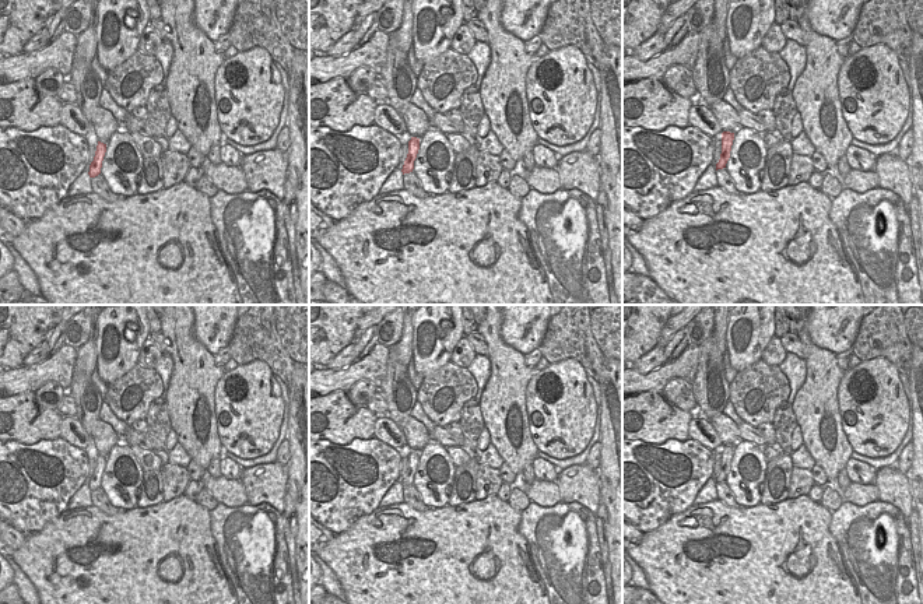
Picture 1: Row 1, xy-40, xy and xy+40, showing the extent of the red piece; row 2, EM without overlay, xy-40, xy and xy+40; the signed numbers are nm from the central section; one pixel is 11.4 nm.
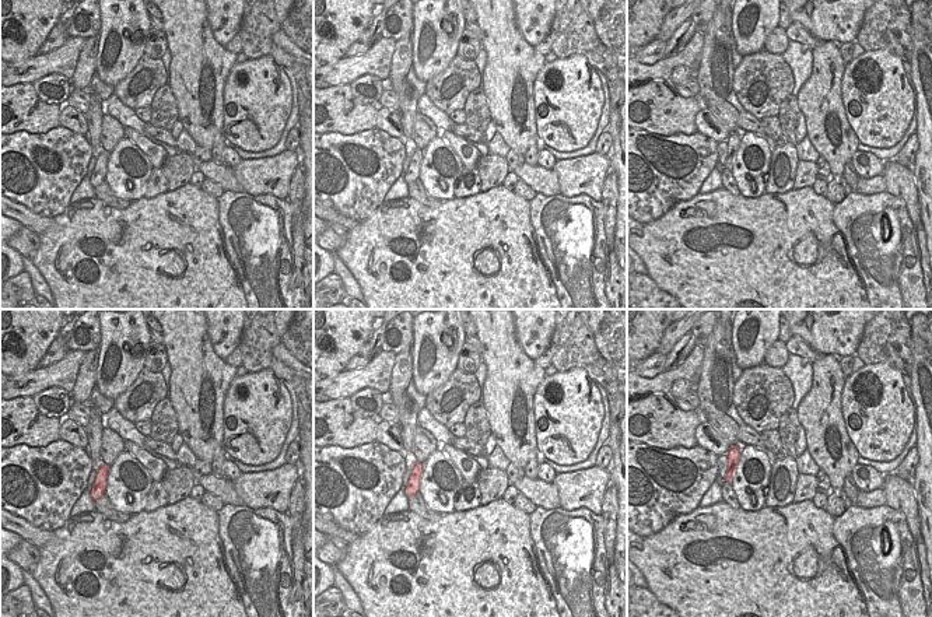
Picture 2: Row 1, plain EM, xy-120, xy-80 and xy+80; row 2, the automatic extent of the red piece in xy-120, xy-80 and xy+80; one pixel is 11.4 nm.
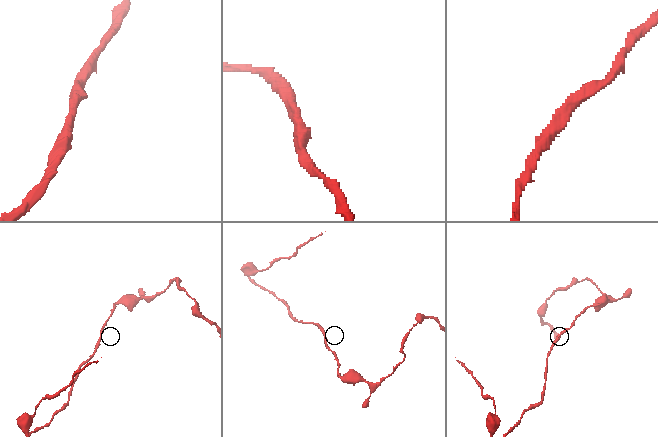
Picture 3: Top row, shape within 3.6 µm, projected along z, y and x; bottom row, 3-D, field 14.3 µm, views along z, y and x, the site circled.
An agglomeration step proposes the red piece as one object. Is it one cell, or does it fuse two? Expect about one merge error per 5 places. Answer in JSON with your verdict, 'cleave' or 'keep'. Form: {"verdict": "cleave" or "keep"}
{"verdict": "keep"}

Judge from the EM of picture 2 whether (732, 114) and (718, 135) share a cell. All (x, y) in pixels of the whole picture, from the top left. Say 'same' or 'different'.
different

